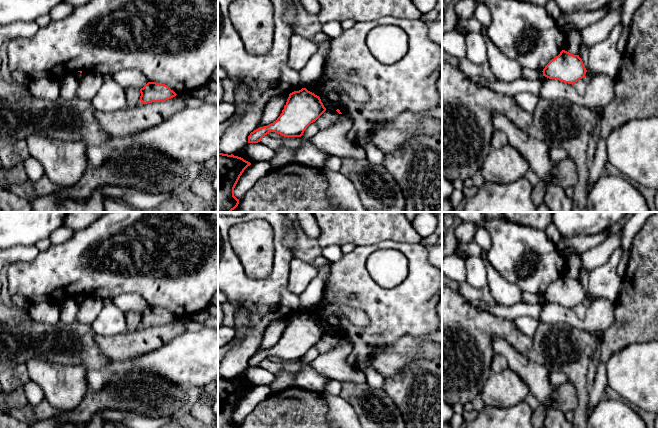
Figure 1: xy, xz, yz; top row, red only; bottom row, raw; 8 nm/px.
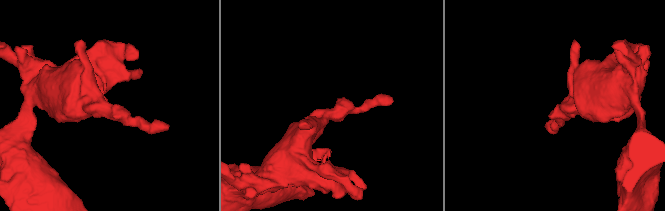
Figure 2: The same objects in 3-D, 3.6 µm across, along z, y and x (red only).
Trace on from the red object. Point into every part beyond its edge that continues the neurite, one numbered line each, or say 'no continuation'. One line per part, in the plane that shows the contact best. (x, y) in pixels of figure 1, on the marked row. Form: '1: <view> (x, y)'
no continuation

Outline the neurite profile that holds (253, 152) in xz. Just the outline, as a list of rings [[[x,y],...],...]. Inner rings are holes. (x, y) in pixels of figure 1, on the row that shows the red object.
[[[248,143],[246,146],[234,153],[234,156],[243,158],[252,163],[266,162],[274,157],[275,151],[268,146],[258,143]]]

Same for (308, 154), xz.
[[[301,136],[301,143],[294,156],[294,162],[314,167],[324,168],[324,164],[330,155],[326,152],[319,150],[310,139],[306,139]]]

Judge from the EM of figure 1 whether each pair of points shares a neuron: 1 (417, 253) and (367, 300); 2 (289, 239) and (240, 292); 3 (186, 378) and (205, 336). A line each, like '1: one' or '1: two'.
1: one
2: two
3: one

